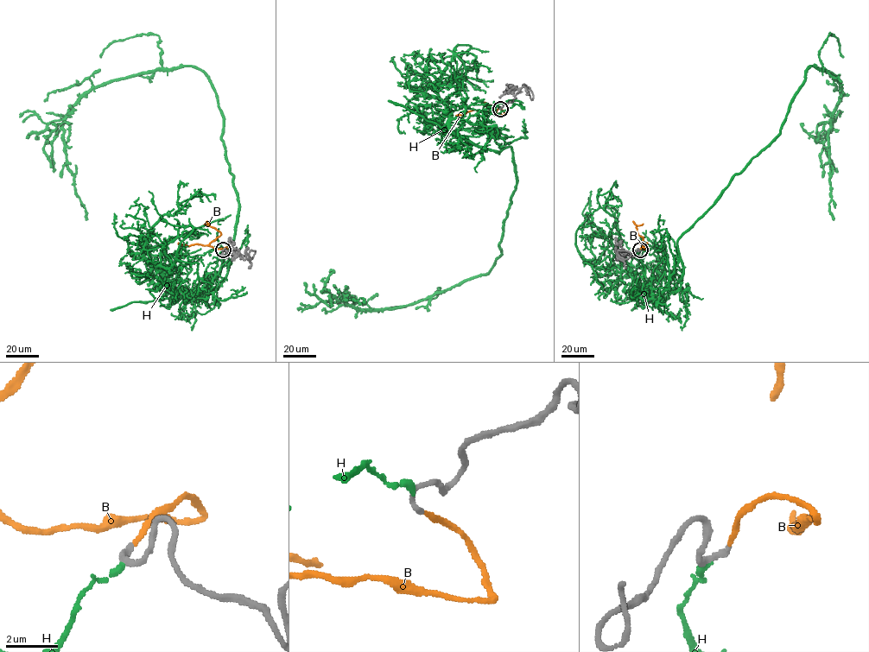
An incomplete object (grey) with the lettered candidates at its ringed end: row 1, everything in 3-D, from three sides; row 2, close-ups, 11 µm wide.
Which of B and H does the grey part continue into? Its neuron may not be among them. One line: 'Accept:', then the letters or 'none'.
Accept: B

